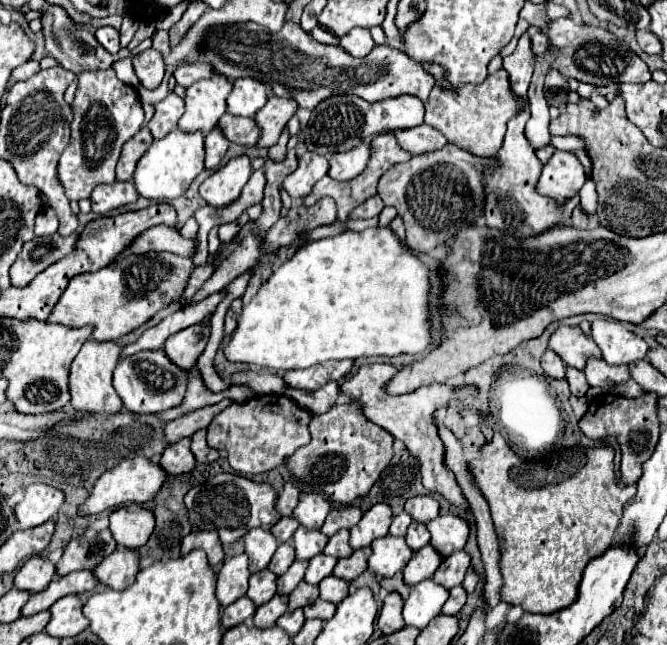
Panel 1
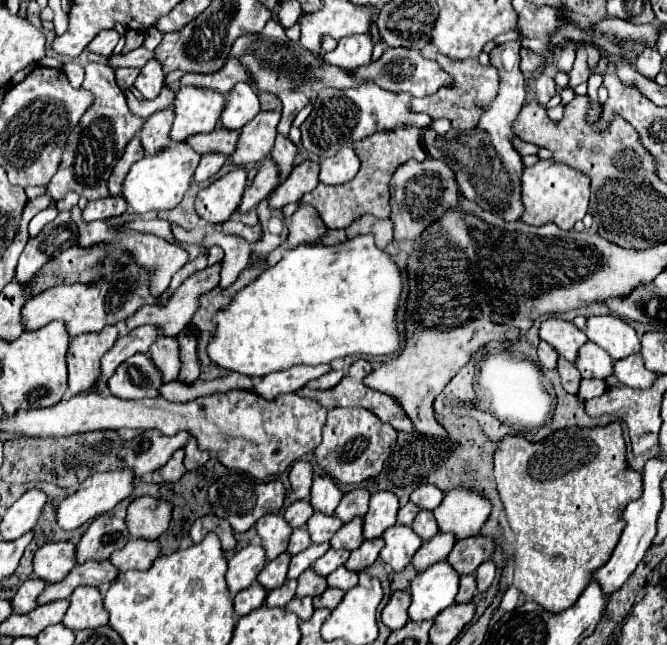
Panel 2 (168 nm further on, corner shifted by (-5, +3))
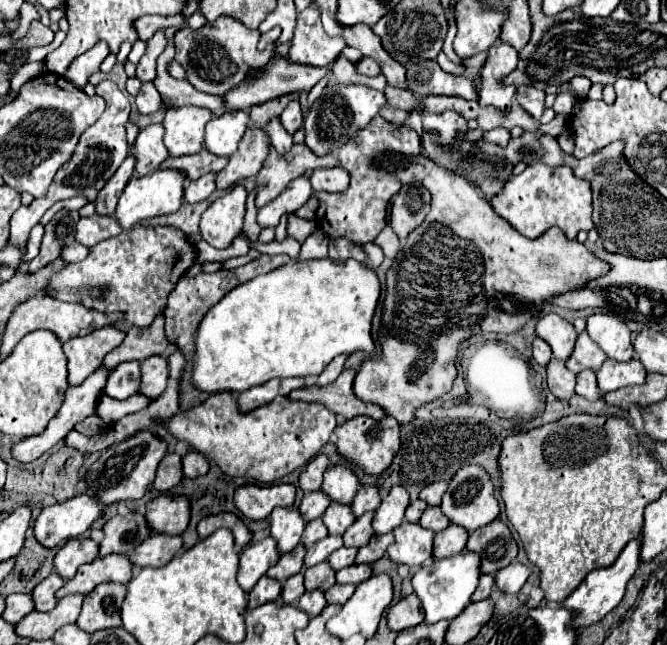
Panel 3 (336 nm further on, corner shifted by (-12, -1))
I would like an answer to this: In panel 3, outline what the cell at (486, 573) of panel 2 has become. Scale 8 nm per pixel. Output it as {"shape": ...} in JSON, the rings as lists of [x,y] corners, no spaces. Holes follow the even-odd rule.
{"shape":[[[512,561],[508,567],[496,573],[496,587],[504,593],[518,593],[530,575],[532,571],[526,565]]]}

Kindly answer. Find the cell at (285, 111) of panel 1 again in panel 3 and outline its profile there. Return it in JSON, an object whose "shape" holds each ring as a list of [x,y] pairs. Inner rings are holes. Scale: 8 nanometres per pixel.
{"shape":[[[248,129],[228,165],[216,175],[216,189],[228,189],[240,179],[254,177],[256,171],[260,171],[264,155],[268,153],[268,145],[270,141],[262,129]]]}

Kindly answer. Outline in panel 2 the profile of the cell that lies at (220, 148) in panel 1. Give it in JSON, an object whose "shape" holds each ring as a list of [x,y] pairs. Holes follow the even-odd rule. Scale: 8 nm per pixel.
{"shape":[[[207,153],[207,155],[203,155],[201,163],[199,163],[197,171],[195,171],[195,181],[211,179],[223,167],[225,161],[227,161],[227,157],[221,155],[221,153]]]}

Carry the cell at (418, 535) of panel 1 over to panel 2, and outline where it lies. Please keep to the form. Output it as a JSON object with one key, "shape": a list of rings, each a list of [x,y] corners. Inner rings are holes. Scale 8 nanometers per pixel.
{"shape":[[[419,511],[419,515],[415,517],[415,521],[413,521],[411,527],[413,527],[413,531],[415,531],[423,541],[427,541],[427,539],[431,539],[431,537],[435,537],[435,535],[439,533],[439,527],[437,527],[435,517],[433,517],[431,511]]]}

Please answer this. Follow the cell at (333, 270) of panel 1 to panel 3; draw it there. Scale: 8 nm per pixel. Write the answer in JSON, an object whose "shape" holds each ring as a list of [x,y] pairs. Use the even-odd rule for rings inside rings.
{"shape":[[[330,257],[290,261],[268,275],[258,275],[256,279],[234,287],[202,317],[196,331],[192,385],[204,393],[242,393],[276,377],[282,379],[320,375],[322,369],[340,353],[372,353],[374,343],[370,337],[370,321],[378,297],[380,283],[376,279],[376,273],[354,259],[348,259],[346,263],[336,263]]]}

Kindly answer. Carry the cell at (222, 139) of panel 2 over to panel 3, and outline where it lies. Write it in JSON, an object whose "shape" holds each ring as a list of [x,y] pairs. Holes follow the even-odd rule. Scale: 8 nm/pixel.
{"shape":[[[200,151],[196,155],[188,155],[188,157],[180,157],[180,159],[172,159],[168,157],[160,169],[176,169],[182,171],[188,179],[198,179],[200,175],[206,173],[218,173],[220,169],[224,169],[228,163],[228,159],[212,159],[212,155],[208,155],[206,151]]]}

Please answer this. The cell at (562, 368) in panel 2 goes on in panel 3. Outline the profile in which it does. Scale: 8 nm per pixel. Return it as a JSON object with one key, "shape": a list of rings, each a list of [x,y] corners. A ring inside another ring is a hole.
{"shape":[[[550,359],[546,365],[546,383],[556,399],[570,399],[574,395],[576,375],[568,371],[560,359]]]}

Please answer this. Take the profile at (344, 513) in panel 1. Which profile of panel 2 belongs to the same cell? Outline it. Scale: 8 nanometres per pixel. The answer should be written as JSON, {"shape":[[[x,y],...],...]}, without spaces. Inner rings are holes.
{"shape":[[[353,489],[351,493],[343,495],[339,507],[335,509],[335,515],[343,521],[349,523],[353,517],[363,517],[369,507],[369,491],[365,489]]]}

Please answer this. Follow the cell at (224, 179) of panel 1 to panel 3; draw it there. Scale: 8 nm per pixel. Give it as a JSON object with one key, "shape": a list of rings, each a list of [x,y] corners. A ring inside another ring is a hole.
{"shape":[[[234,185],[224,197],[218,197],[200,219],[200,237],[216,249],[226,249],[242,231],[246,189]]]}

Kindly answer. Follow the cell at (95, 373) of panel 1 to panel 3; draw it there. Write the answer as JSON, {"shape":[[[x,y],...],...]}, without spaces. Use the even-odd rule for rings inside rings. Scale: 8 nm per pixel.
{"shape":[[[114,325],[94,329],[84,337],[68,339],[62,347],[68,357],[68,383],[80,385],[90,373],[98,369],[100,359],[124,341],[126,333]]]}

